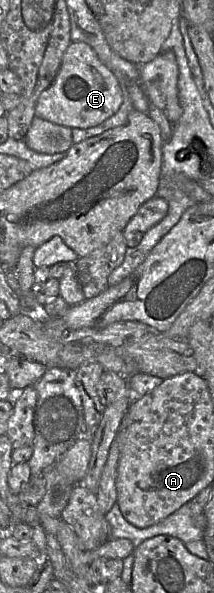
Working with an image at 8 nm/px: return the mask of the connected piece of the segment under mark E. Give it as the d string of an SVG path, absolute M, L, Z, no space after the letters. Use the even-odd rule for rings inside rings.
M72 42L68 48L66 49L63 57L62 57L62 61L61 61L61 65L59 68L59 71L54 79L54 81L51 83L51 85L45 89L39 96L37 104L36 104L36 108L35 108L35 116L48 120L52 123L58 124L58 125L62 125L62 126L67 126L70 128L90 128L96 125L99 125L100 123L102 123L103 121L105 121L107 118L111 117L112 115L114 115L118 109L120 108L121 104L123 101L123 90L122 87L118 81L118 79L116 78L116 76L100 61L100 59L98 58L97 54L95 53L95 51L92 49L91 46L89 46L88 44L86 44L85 42Z

